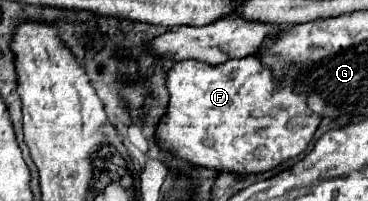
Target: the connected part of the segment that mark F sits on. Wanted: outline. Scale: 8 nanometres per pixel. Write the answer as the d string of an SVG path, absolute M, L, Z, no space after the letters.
M254 56L228 60L220 66L208 66L196 60L176 62L166 76L166 90L170 100L166 114L156 126L158 146L192 166L212 168L216 172L246 176L274 170L282 162L304 152L320 124L320 116L308 110L306 98L286 88L276 90L270 70L266 70Z

